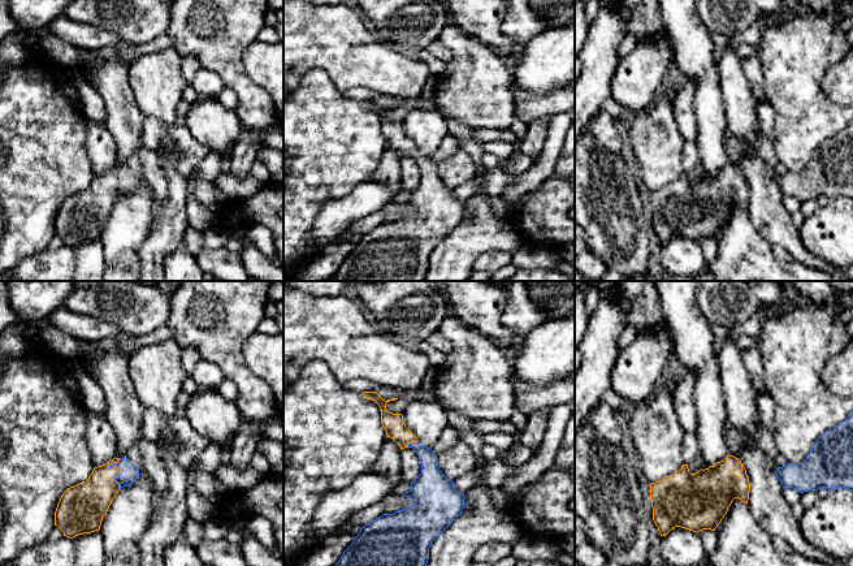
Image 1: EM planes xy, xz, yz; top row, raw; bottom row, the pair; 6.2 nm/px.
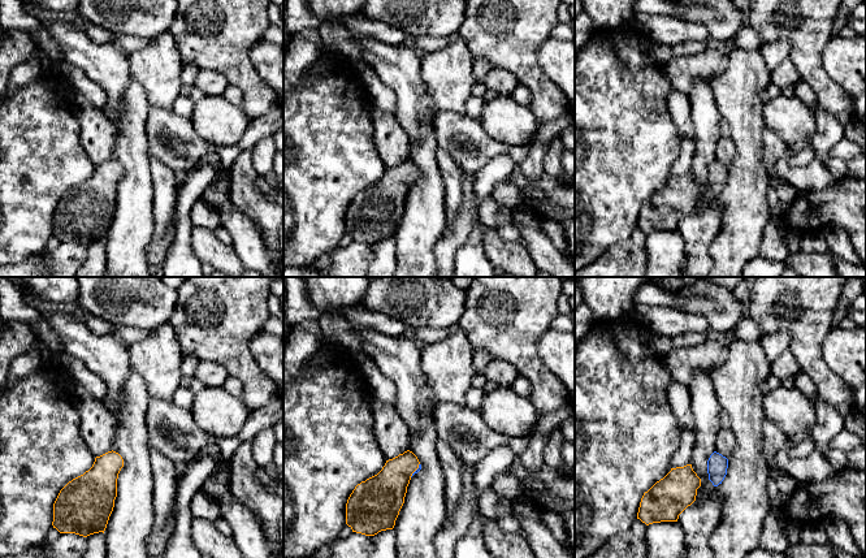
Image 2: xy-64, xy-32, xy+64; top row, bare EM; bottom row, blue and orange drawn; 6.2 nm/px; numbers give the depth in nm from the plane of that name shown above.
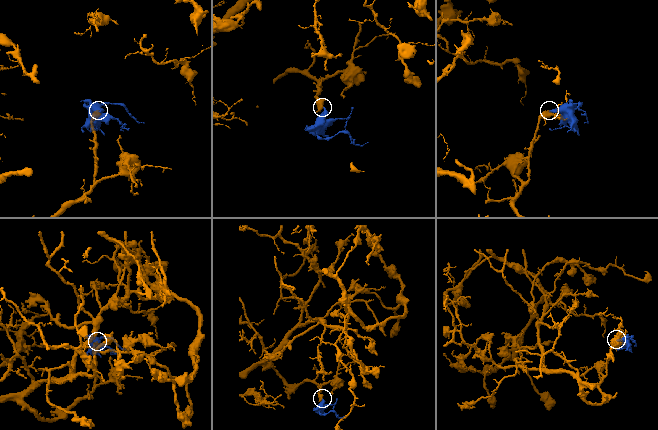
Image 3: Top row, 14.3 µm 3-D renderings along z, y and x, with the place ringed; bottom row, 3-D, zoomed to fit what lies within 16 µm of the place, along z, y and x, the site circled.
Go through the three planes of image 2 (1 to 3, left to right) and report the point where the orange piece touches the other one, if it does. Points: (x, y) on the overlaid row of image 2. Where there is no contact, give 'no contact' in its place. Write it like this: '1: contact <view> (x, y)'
1: no contact
2: contact xy-32 (416, 470)
3: no contact

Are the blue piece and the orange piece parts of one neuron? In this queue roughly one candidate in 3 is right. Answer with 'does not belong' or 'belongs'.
belongs

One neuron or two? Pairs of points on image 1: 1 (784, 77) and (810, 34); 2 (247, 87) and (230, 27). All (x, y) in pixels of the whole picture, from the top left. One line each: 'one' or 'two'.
1: one
2: one

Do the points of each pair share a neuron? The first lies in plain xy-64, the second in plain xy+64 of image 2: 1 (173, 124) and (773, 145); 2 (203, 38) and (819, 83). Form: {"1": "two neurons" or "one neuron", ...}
{"1": "one neuron", "2": "one neuron"}

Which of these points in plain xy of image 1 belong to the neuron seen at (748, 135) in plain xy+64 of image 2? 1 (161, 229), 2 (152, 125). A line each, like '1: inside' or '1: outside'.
1: inside
2: outside

